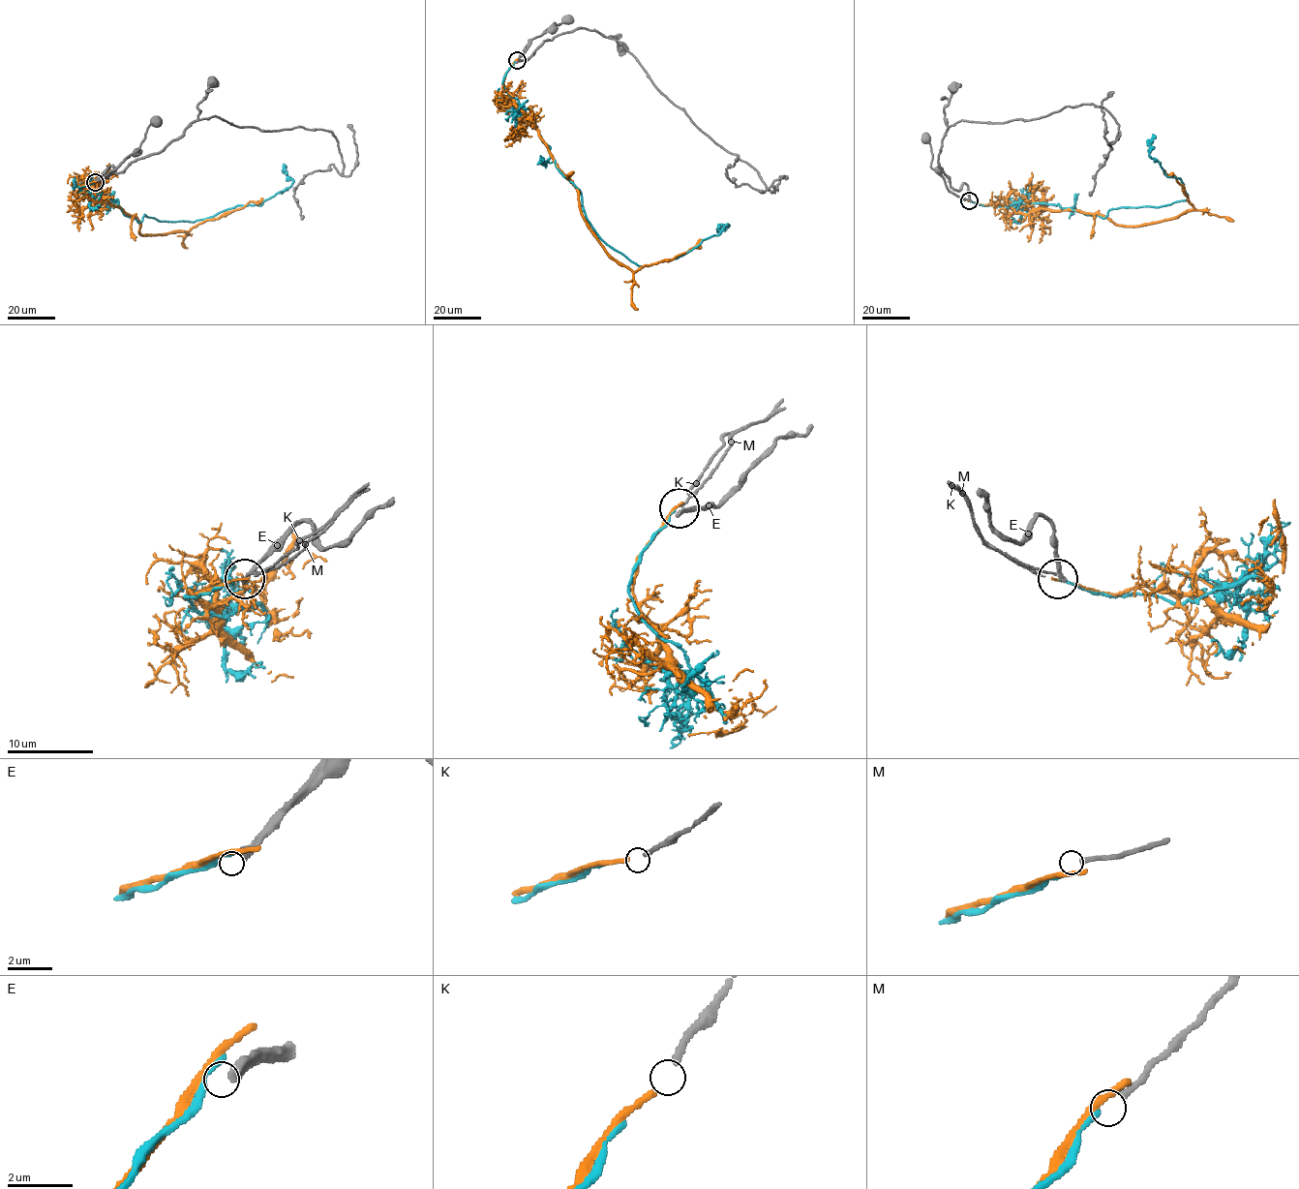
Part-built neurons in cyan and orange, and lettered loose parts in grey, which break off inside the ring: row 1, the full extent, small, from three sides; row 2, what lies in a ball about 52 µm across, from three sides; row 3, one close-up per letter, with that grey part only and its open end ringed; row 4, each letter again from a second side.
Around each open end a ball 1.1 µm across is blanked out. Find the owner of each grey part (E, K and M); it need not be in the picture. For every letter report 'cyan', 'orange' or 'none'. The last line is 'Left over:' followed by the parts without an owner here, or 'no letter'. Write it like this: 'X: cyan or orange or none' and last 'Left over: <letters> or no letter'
E: none
K: orange
M: none
Left over: E, M

